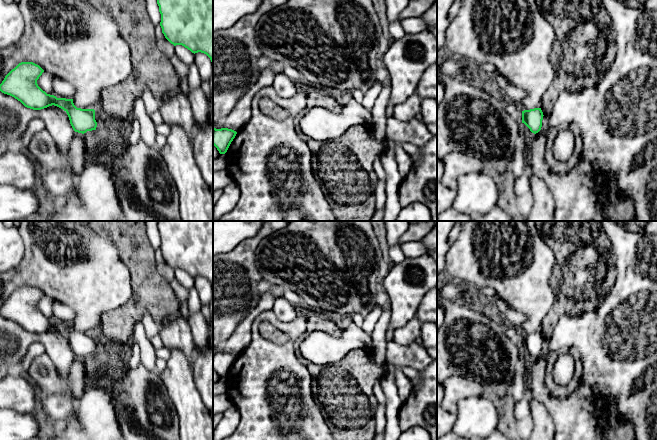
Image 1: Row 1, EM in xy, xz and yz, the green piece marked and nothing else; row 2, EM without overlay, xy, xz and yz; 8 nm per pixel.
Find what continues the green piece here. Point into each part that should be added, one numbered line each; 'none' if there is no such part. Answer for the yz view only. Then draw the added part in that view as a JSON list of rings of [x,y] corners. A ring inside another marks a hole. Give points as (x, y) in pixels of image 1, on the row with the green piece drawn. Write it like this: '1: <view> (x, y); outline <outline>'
none

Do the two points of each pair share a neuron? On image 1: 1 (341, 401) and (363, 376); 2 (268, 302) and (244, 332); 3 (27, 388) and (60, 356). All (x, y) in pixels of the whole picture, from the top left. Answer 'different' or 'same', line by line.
1: same
2: same
3: different

